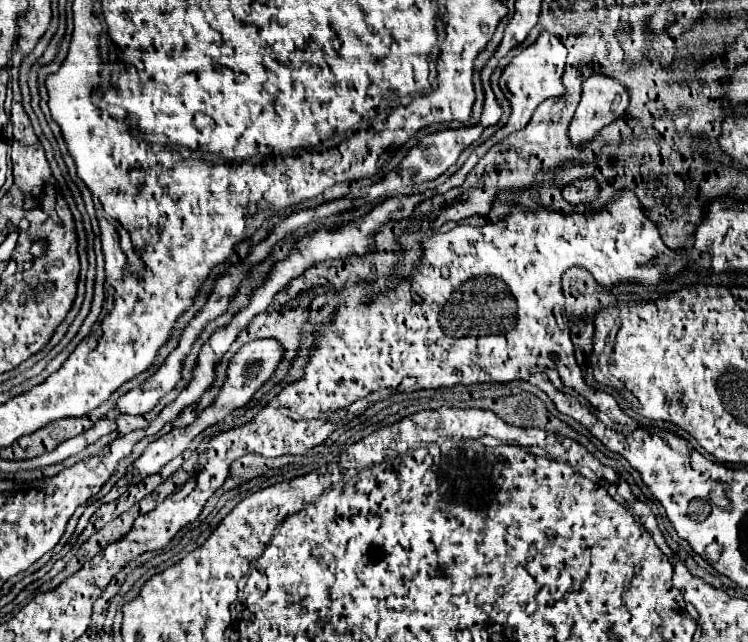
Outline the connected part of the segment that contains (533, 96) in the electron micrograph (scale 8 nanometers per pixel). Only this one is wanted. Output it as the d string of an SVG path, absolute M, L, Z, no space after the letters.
M541 32L539 38L529 48L521 50L503 68L501 78L499 78L499 86L503 88L507 100L511 102L511 120L515 120L515 124L519 124L519 130L527 126L531 114L535 112L535 108L543 100L561 96L565 92L565 86L561 84L565 58L567 58L567 50L565 50L563 42L557 36L549 34L549 32Z

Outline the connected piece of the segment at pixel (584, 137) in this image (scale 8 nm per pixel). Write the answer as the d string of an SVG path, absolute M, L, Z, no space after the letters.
M597 74L597 76L591 76L583 82L583 96L581 96L581 102L577 106L577 112L575 112L575 118L569 126L569 138L575 146L583 146L587 142L593 140L593 136L607 124L619 120L625 112L629 104L629 92L625 86L621 86L617 80L609 78L609 76L603 76L603 74Z

